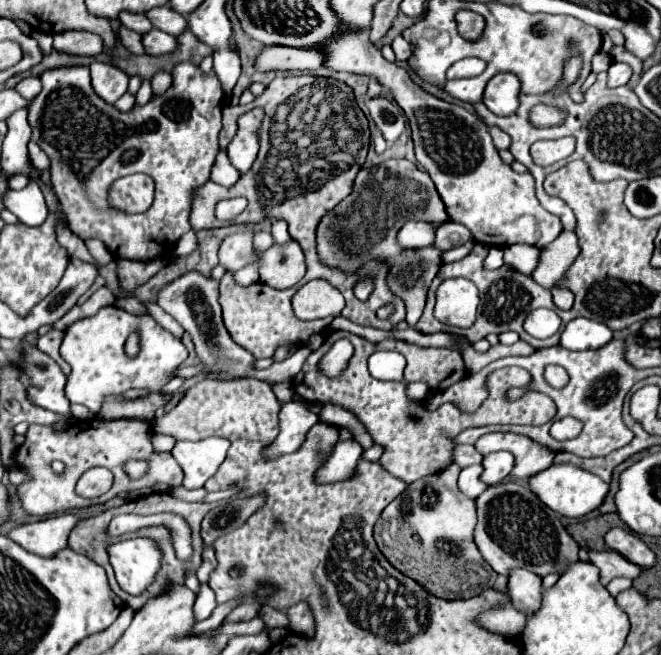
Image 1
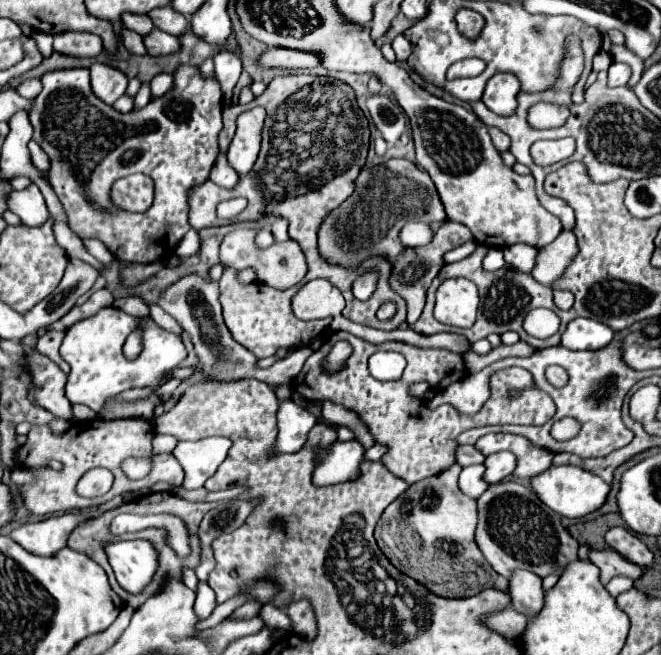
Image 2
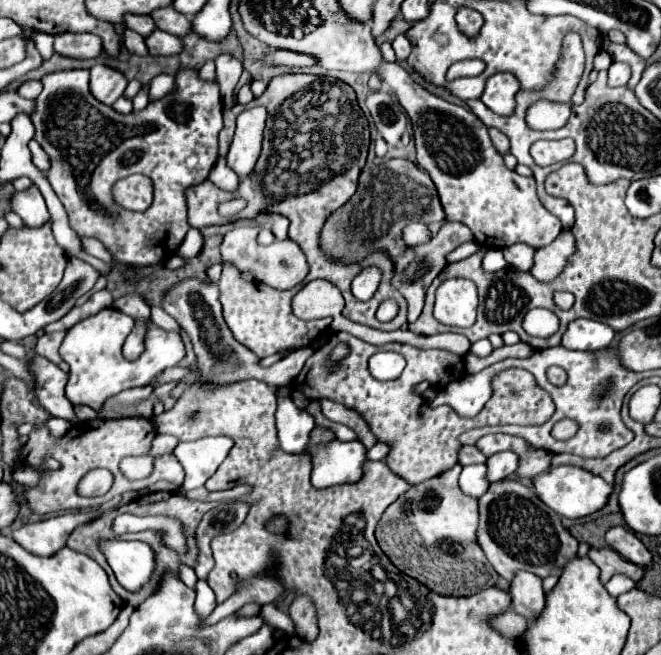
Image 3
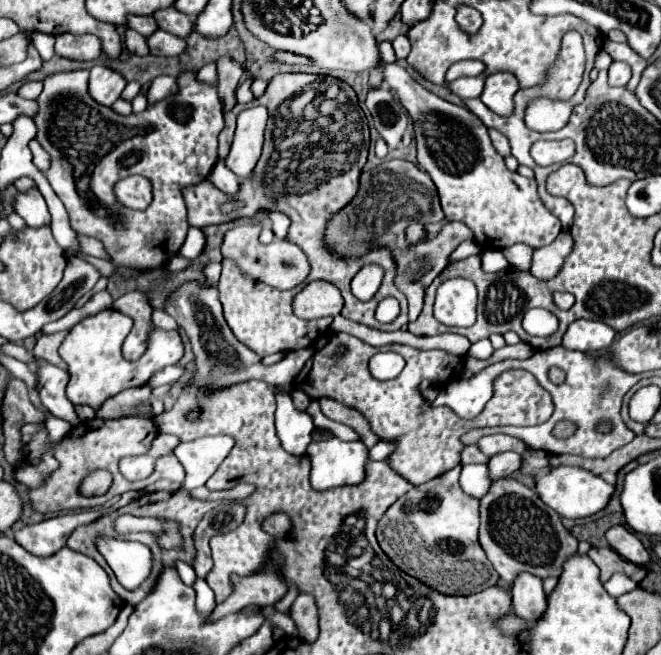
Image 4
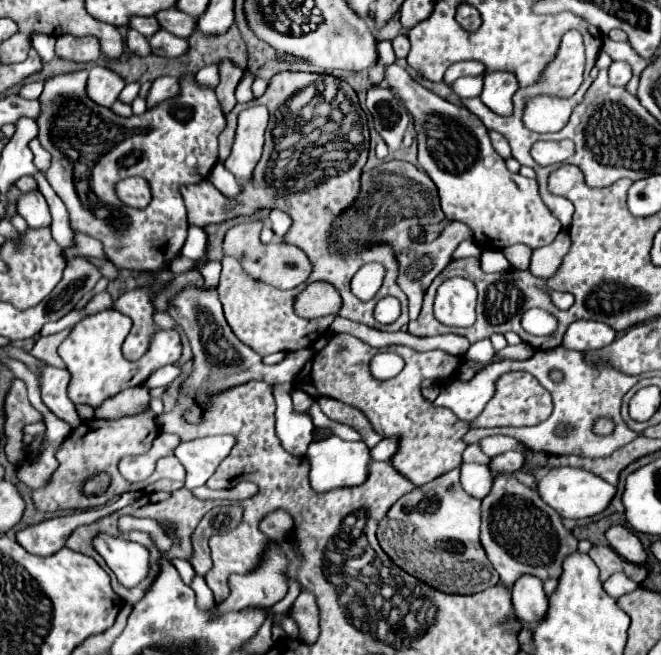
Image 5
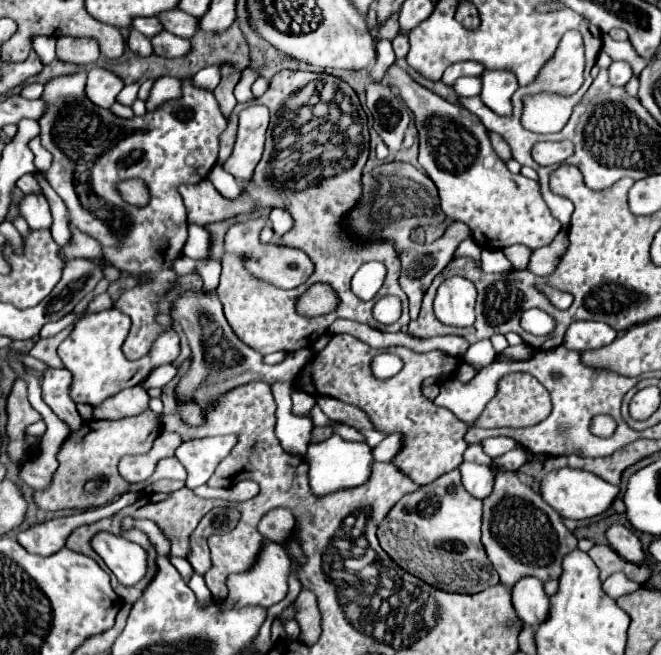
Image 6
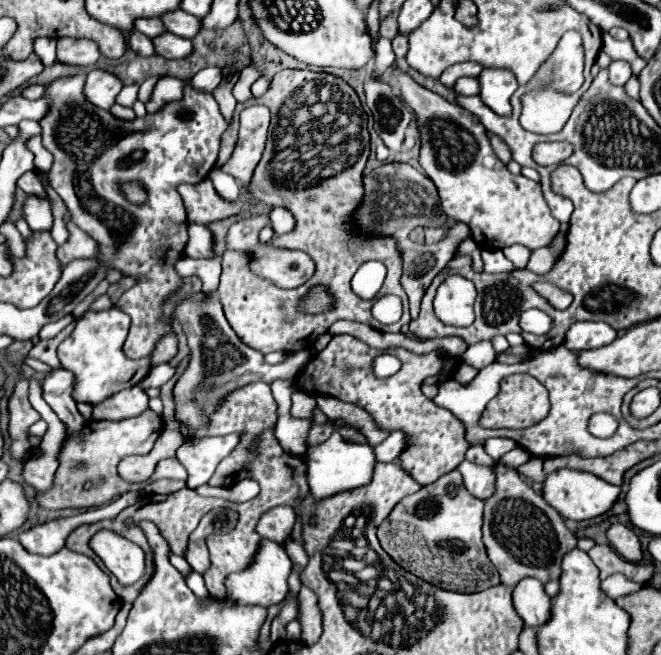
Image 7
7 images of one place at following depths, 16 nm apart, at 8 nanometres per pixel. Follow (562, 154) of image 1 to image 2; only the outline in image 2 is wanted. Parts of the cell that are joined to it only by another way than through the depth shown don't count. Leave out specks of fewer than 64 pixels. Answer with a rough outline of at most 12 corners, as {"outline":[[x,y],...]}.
{"outline":[[572,138],[539,140],[530,148],[538,165],[565,160]]}

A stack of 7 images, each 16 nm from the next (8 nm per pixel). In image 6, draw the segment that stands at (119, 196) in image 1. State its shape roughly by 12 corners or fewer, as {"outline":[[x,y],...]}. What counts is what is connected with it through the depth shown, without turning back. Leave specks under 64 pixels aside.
{"outline":[[140,178],[118,184],[122,200],[130,206],[146,206],[148,186]]}

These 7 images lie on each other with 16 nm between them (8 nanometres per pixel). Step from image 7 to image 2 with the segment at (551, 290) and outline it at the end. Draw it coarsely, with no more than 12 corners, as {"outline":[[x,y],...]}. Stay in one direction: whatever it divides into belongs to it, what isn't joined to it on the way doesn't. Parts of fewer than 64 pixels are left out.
{"outline":[[554,290],[554,304],[570,310],[574,296],[568,290]]}

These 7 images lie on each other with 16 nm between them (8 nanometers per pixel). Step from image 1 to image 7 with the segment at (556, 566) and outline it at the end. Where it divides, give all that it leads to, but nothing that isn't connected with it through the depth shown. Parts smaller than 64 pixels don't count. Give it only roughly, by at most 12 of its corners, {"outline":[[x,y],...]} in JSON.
{"outline":[[496,470],[482,540],[506,586],[558,580],[576,548],[516,470]]}

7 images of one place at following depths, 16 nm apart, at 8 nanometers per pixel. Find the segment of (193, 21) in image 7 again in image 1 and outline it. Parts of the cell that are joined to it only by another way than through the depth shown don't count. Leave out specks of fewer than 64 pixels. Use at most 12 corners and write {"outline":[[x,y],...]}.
{"outline":[[170,6],[152,8],[144,16],[154,28],[172,36],[184,32],[186,18]]}

